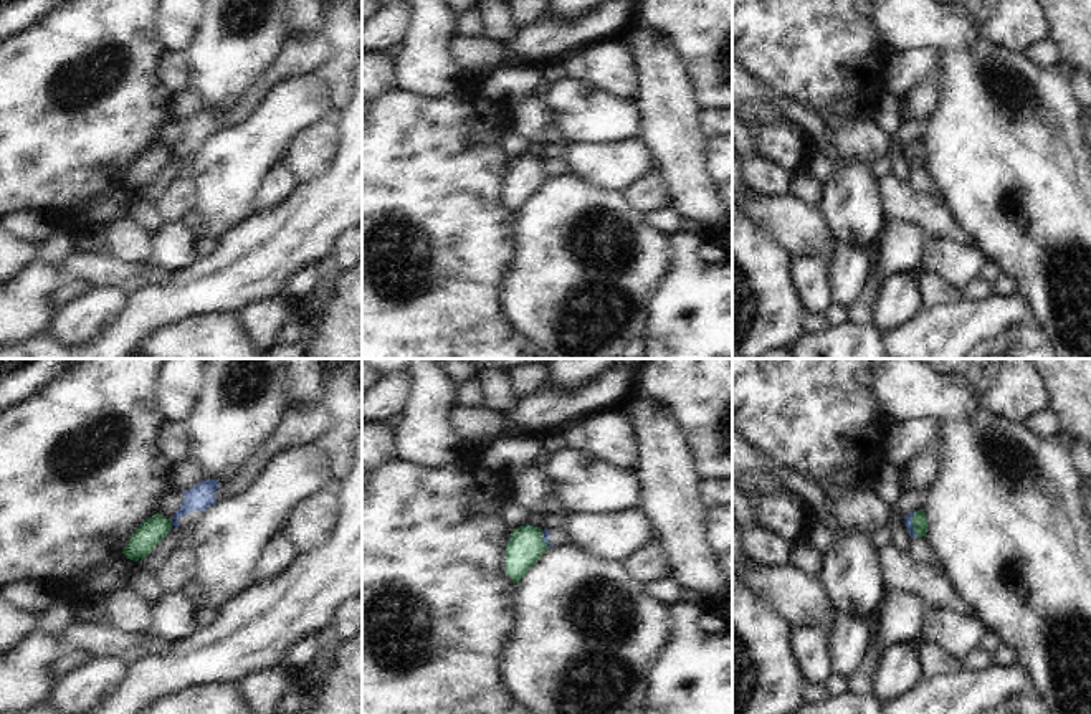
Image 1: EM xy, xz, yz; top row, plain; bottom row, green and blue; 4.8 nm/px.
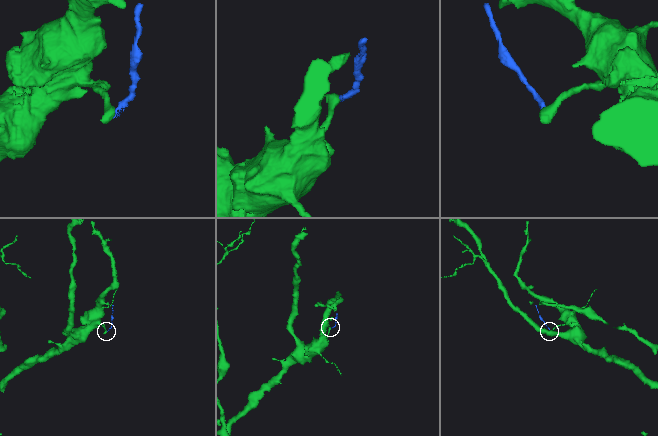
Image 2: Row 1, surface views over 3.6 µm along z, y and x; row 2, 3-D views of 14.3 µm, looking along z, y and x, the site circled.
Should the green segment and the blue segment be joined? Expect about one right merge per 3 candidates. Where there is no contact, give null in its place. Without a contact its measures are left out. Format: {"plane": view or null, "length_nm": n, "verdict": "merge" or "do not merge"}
{"plane": "yz", "length_nm": 120, "verdict": "do not merge"}

